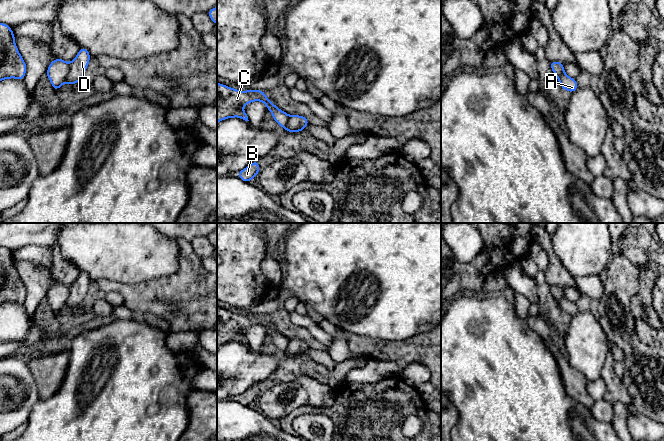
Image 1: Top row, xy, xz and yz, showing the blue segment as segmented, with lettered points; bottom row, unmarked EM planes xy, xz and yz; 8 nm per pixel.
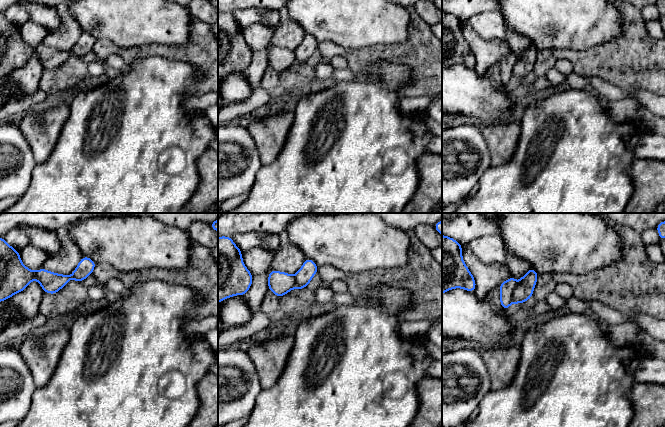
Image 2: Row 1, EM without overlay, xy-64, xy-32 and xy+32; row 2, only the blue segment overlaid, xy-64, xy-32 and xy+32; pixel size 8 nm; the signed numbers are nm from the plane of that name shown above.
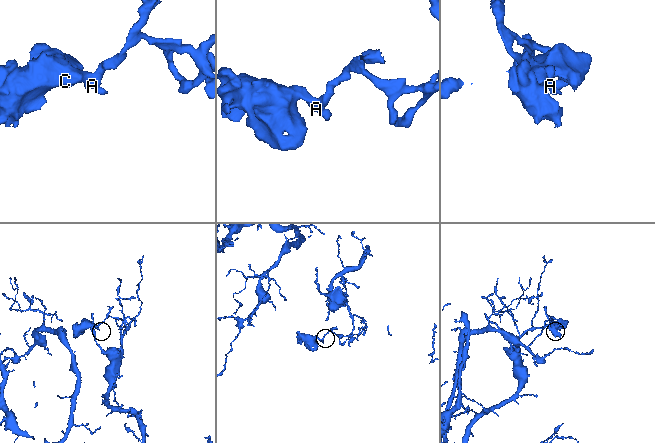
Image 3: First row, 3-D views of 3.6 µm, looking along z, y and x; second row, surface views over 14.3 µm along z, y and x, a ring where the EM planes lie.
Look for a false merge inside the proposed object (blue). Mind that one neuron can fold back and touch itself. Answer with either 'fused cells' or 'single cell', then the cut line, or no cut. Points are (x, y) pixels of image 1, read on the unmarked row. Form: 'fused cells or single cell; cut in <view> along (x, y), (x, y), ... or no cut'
fused cells; cut in xy along (69, 287), (69, 296), (64, 305)

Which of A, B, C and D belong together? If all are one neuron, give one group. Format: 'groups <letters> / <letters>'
groups A D / B C

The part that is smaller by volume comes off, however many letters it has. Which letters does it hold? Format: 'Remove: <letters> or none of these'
Remove: B, C

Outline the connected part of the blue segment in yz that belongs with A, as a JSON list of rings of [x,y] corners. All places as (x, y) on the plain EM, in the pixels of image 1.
[[[566,298],[561,299],[558,305],[562,311],[562,314],[567,314],[570,317],[575,316],[578,313],[578,307],[575,302],[571,302]]]

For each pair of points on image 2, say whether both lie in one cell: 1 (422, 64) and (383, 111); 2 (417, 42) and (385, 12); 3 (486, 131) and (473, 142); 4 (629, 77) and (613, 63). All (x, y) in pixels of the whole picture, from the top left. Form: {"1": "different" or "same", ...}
{"1": "different", "2": "different", "3": "different", "4": "same"}

